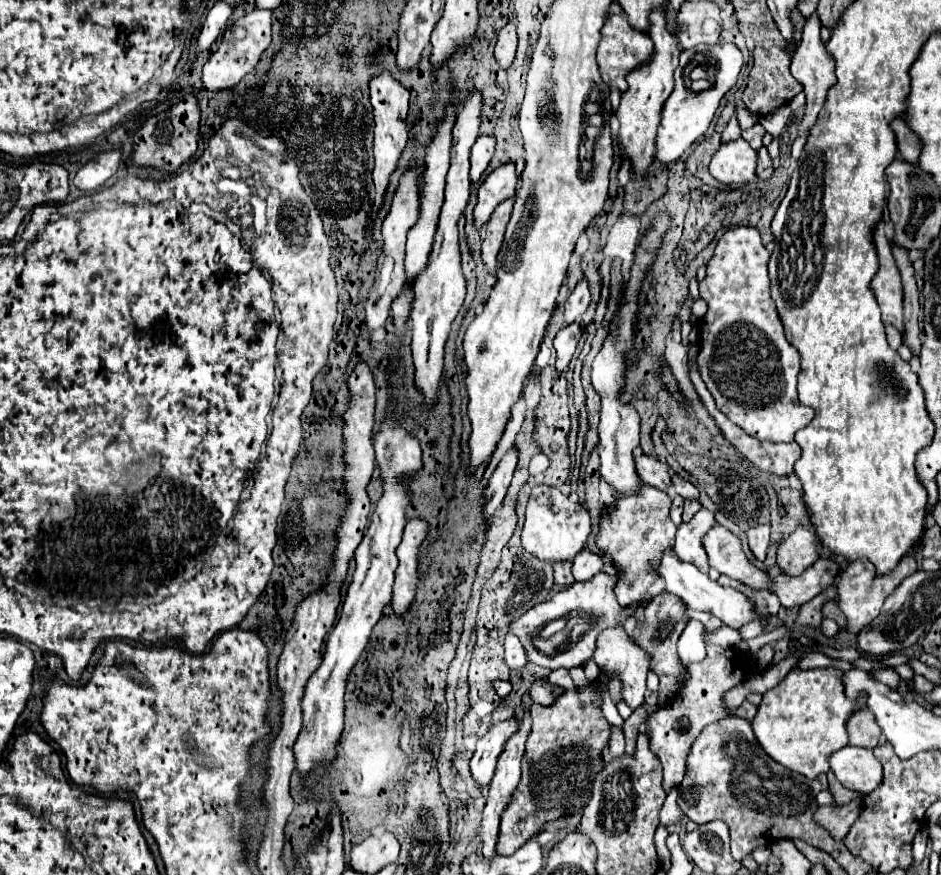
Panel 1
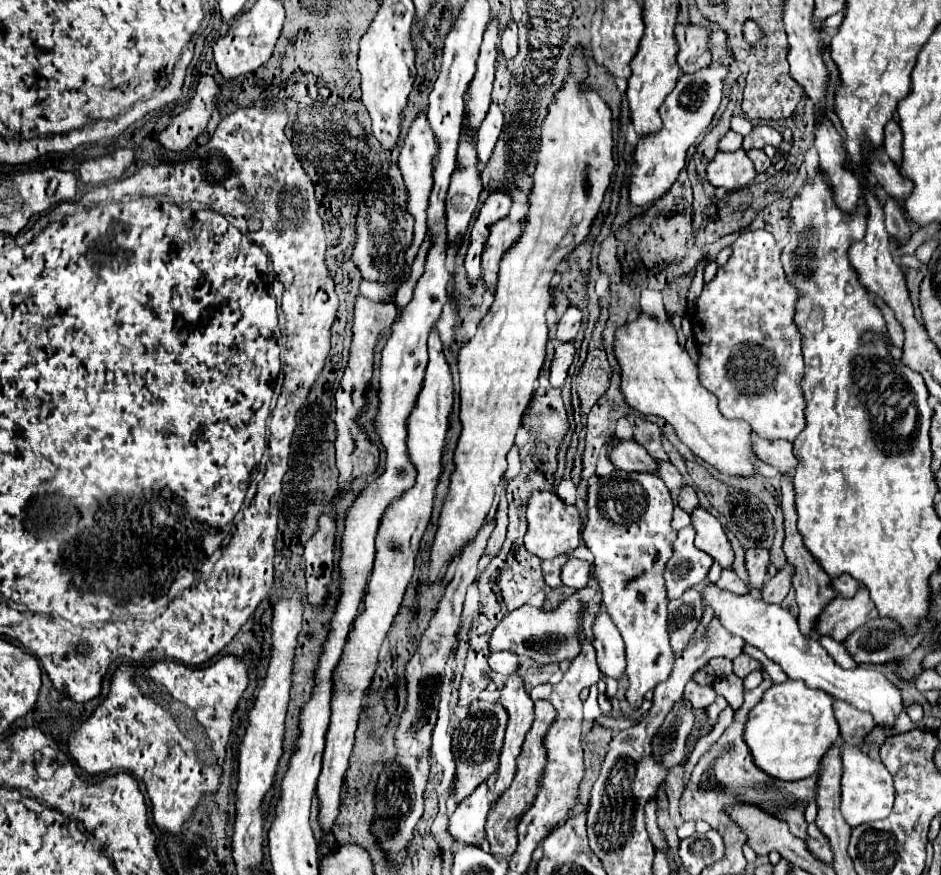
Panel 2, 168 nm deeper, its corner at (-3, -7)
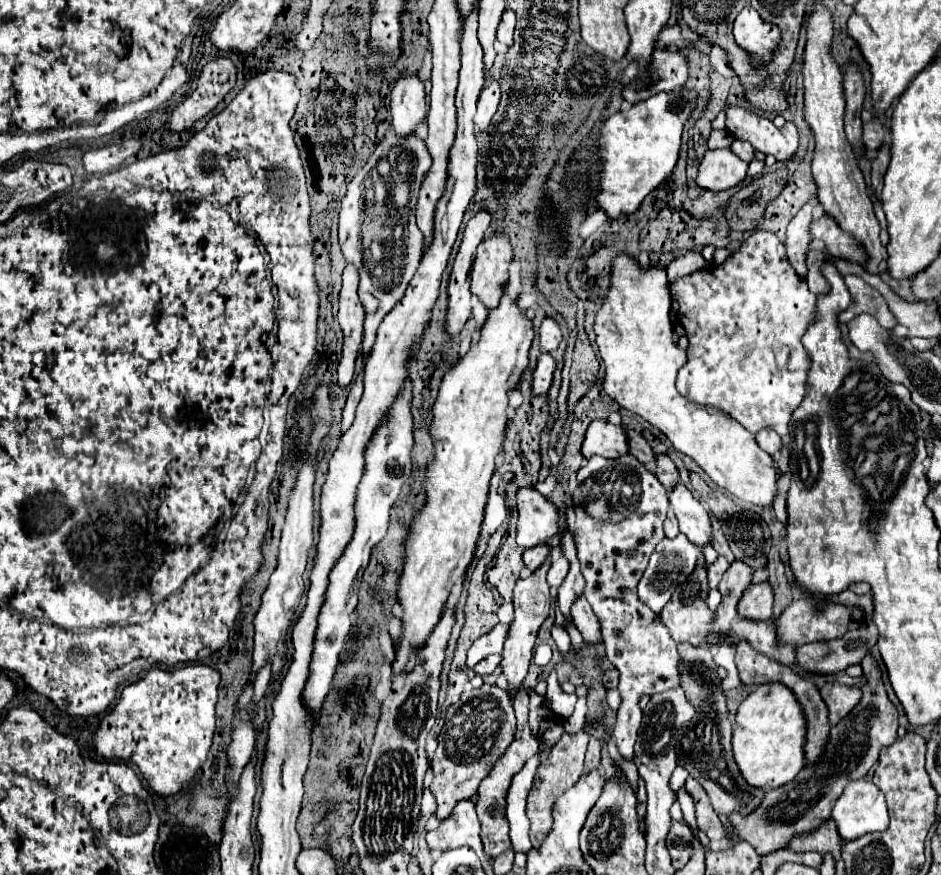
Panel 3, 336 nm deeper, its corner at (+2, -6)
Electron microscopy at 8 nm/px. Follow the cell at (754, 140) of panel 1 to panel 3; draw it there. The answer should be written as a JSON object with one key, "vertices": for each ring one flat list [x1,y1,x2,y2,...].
{"vertices":[[729,106,725,112,727,130,735,136,735,140,745,140,755,150,771,154,781,162,795,156,799,148,799,134,791,122,787,122,783,128,775,128,769,118,739,106]]}

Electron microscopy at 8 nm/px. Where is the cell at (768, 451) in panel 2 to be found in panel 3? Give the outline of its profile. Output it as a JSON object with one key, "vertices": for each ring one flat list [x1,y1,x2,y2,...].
{"vertices":[[767,428,767,430,761,430,755,434,755,440,759,444,759,448,763,448,767,454,771,456,777,456,781,446,783,446,783,440,779,438,779,434,775,434,775,430]]}

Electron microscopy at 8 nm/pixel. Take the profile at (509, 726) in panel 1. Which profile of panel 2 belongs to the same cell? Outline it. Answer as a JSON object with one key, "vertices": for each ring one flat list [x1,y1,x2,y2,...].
{"vertices":[[480,785,468,799,464,799,448,821,448,833,454,841,464,845,480,845,478,833,484,831,486,815,490,811,488,785]]}

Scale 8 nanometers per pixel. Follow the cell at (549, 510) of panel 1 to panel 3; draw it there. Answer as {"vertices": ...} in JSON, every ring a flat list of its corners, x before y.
{"vertices":[[519,488,517,492,517,544,533,548,547,544,561,534,561,510,543,498,535,488]]}

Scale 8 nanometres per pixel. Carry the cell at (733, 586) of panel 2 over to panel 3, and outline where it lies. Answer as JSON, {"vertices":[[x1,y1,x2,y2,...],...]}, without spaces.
{"vertices":[[719,556,717,558,717,562,715,564,711,564,709,568,707,568,707,578,709,578,709,588,717,588,717,584,721,582,721,576,723,576,723,572,729,568,729,562,723,558,723,556]]}

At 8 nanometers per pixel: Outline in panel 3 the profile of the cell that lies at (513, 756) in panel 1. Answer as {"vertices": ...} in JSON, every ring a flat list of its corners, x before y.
{"vertices":[[549,558,545,560,545,564,533,572,531,578,527,580,519,580,515,586,515,594,513,594,513,604,515,604,515,618,511,624,511,634,505,642,503,648,503,660,501,660,501,672,507,678,507,692,511,696,511,700,515,700,517,690,523,688,523,680,527,676,527,668,533,656,533,648,535,648,535,636,541,628,541,624,545,622,545,618,549,616,549,606,551,606,551,594,549,594,549,584,547,584,547,570,549,570]]}

